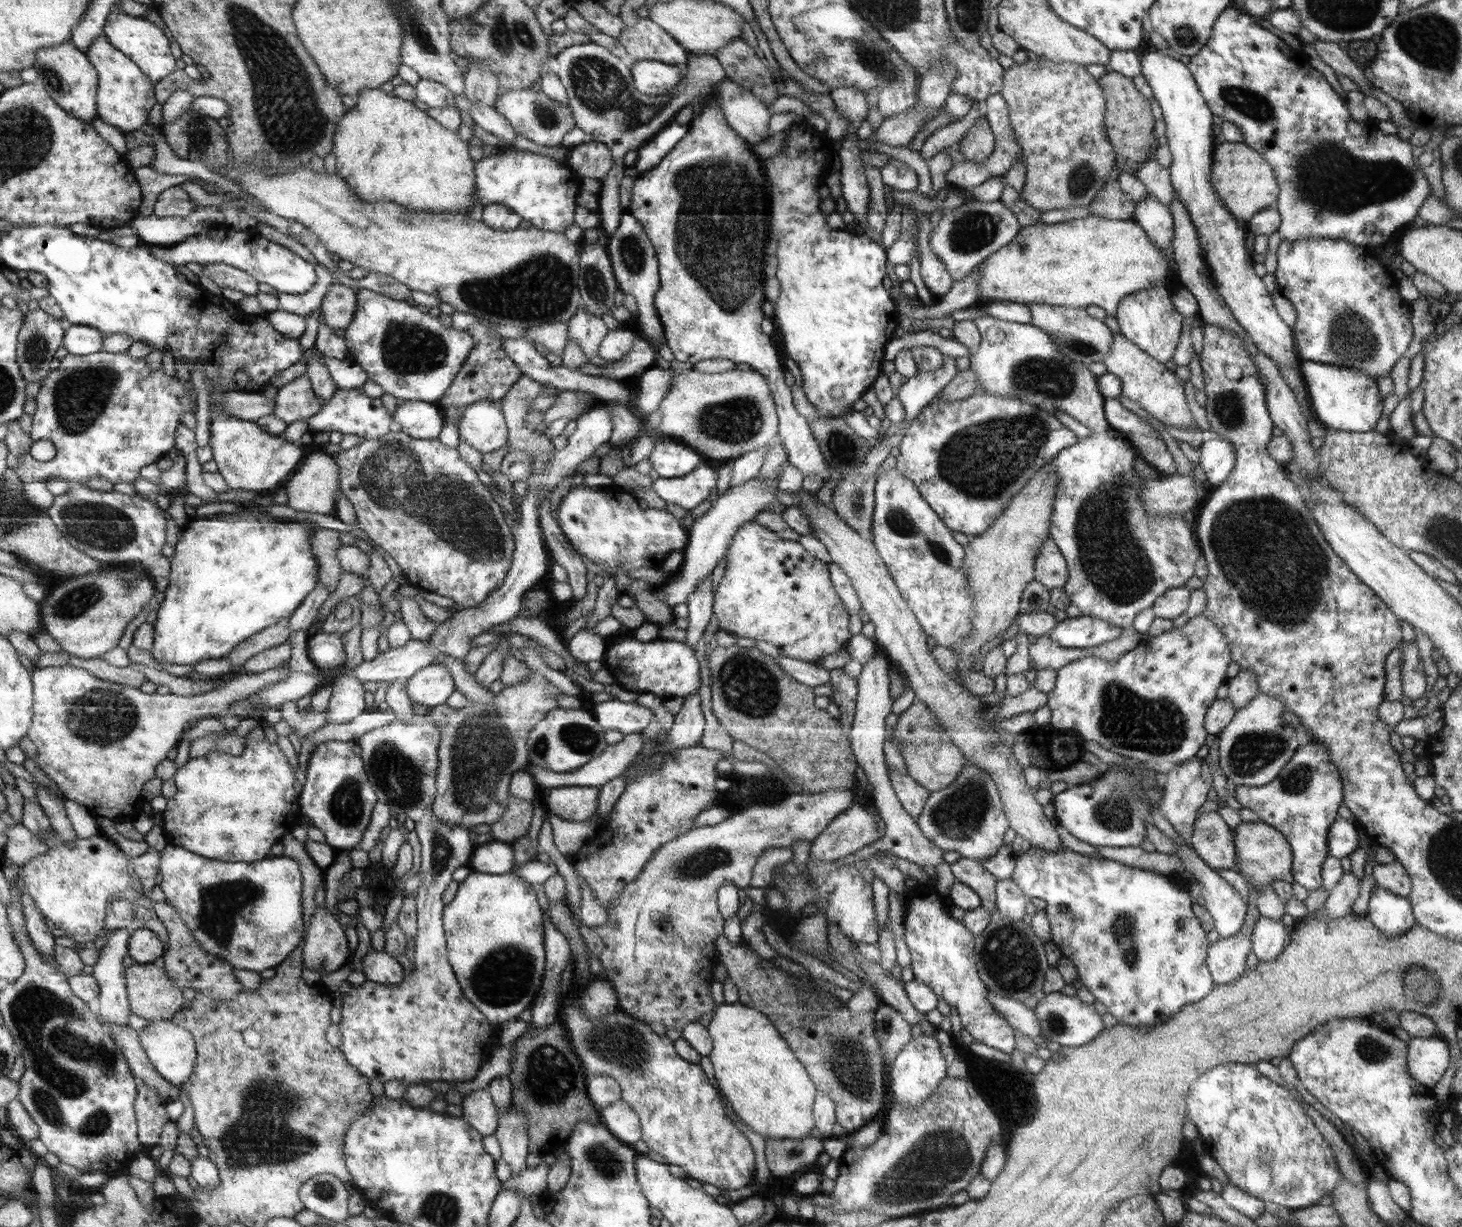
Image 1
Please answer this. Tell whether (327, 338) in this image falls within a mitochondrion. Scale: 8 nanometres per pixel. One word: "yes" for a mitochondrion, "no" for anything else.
no

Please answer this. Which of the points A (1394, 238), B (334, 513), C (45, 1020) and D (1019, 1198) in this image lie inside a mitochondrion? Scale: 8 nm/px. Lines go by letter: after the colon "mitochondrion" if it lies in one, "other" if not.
A: other
B: other
C: mitochondrion
D: other

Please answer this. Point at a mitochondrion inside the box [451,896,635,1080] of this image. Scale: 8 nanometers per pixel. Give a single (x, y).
(506, 975)

